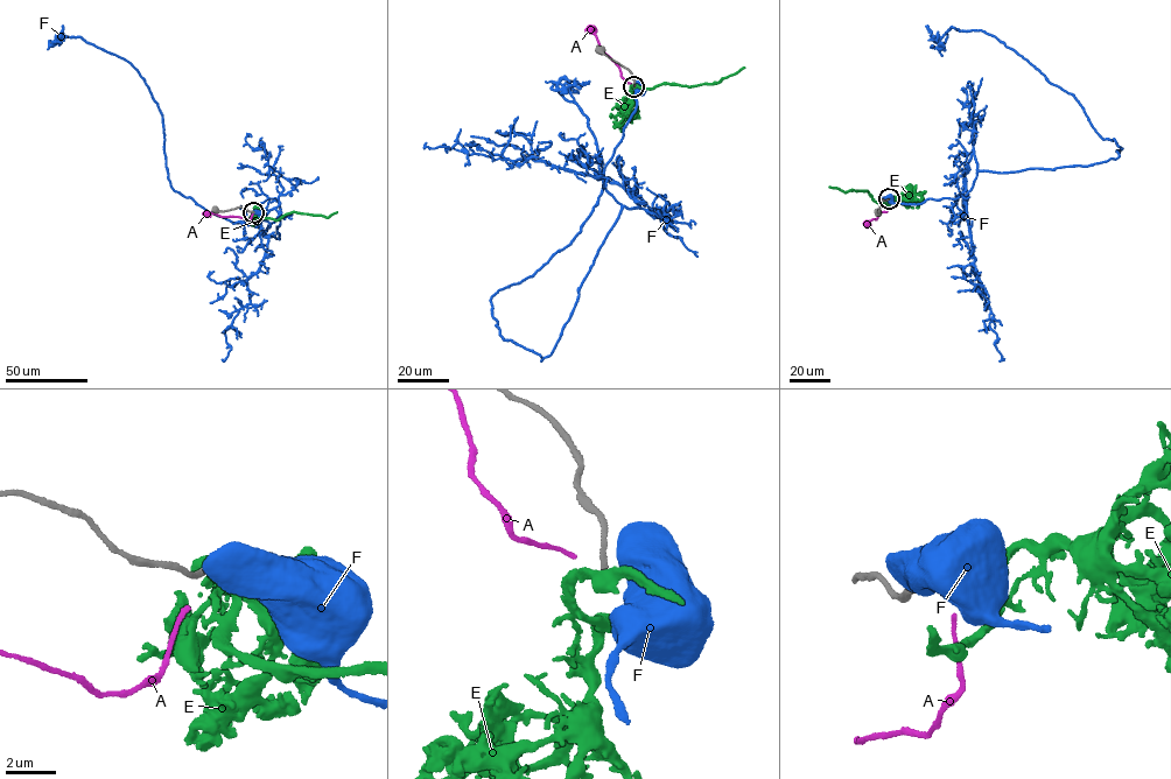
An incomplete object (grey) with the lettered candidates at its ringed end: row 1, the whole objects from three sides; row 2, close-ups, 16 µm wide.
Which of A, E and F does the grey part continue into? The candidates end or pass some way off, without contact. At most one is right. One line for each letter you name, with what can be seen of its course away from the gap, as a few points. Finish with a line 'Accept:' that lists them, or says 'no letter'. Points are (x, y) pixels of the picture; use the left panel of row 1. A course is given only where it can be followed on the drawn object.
Accept: no letter

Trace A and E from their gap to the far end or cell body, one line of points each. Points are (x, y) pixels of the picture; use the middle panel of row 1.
A: (631, 84), (622, 77), (619, 68), (600, 48), (588, 27)
E: (633, 90), (632, 85), (643, 89), (665, 83), (693, 86), (715, 83), (744, 67)

